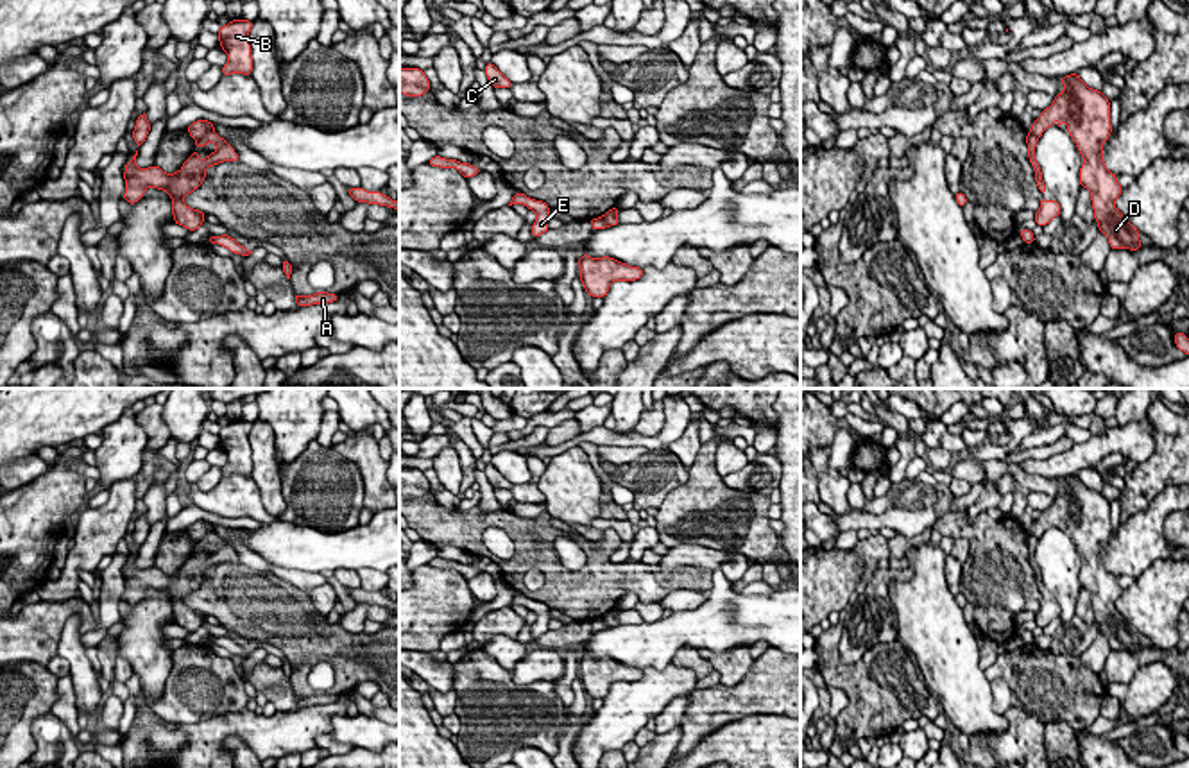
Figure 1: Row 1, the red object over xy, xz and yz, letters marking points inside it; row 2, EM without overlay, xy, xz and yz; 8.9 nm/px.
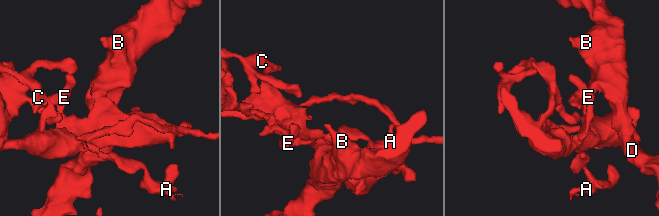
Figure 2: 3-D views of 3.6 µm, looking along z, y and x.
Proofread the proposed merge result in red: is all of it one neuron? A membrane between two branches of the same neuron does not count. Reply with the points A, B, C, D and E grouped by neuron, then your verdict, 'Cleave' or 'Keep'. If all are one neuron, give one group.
Groups: A C E / B D. Cleave

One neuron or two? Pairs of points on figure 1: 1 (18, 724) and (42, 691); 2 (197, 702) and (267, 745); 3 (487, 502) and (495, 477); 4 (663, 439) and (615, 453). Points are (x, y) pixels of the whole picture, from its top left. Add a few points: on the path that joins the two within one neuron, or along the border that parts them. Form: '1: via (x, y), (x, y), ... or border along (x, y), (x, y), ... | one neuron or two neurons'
1: via (18, 716), (34, 699) | one neuron
2: border along (246, 706), (176, 724) | two neurons
3: via (487, 496), (491, 482) | one neuron
4: border along (598, 444), (645, 446), (649, 450) | two neurons

